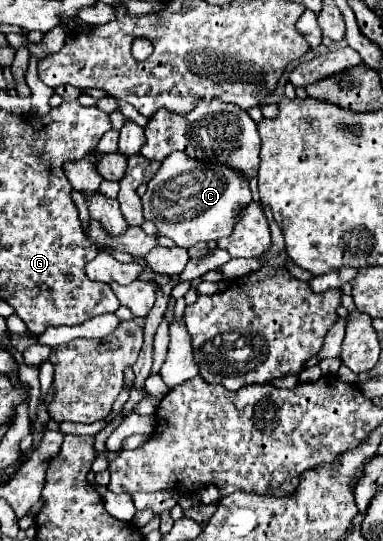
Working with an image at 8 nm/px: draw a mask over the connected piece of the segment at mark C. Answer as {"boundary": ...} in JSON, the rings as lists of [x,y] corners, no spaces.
{"boundary":[[[172,152],[156,172],[156,176],[148,182],[148,190],[142,196],[144,218],[156,222],[158,232],[172,238],[180,248],[190,248],[202,240],[220,240],[234,232],[234,226],[240,220],[240,210],[252,202],[252,192],[246,176],[226,164],[204,164],[200,160],[192,160],[184,152]]]}

